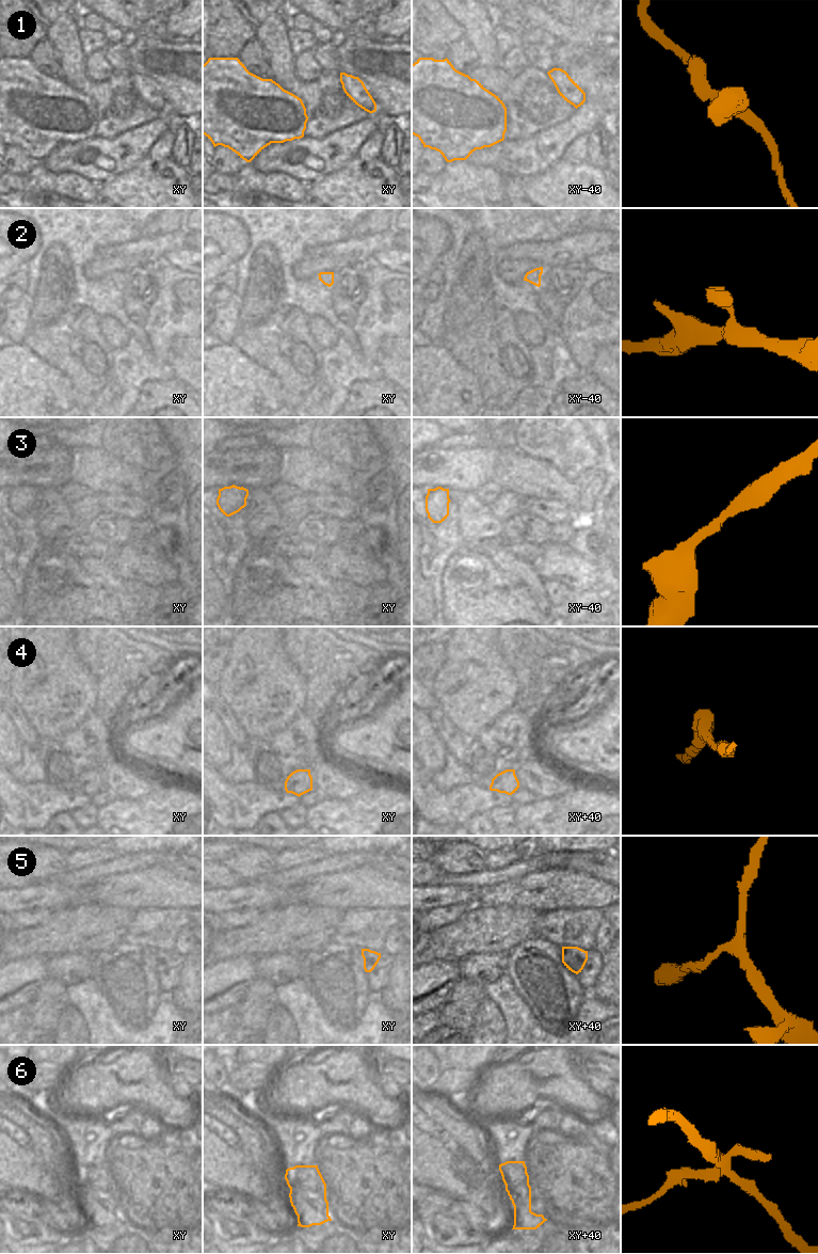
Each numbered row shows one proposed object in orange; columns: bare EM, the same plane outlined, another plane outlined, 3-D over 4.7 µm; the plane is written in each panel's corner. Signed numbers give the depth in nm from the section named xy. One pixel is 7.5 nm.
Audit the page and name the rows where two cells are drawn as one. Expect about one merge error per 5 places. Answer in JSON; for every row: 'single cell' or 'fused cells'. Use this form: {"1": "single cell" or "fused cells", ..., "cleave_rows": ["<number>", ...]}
{"1": "single cell", "2": "single cell", "3": "single cell", "4": "single cell", "5": "single cell", "6": "fused cells", "cleave_rows": ["6"]}

